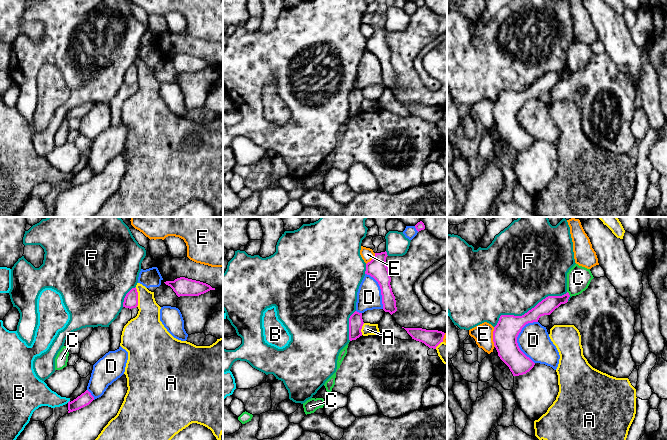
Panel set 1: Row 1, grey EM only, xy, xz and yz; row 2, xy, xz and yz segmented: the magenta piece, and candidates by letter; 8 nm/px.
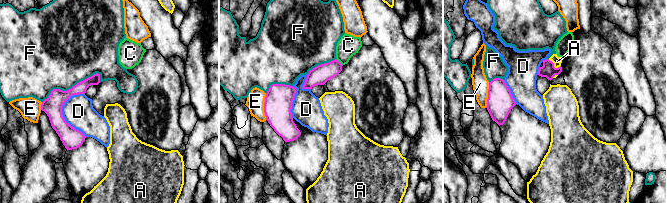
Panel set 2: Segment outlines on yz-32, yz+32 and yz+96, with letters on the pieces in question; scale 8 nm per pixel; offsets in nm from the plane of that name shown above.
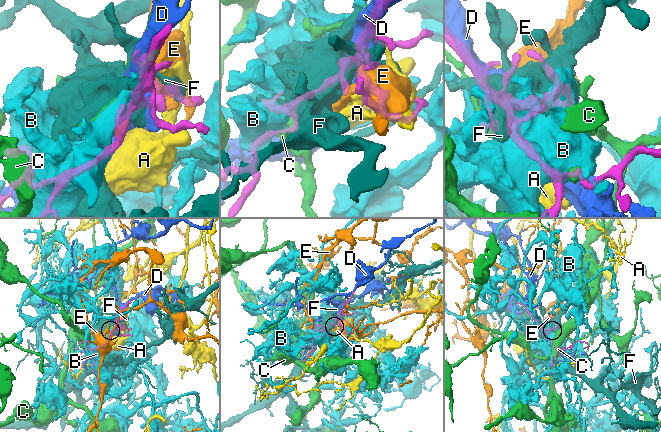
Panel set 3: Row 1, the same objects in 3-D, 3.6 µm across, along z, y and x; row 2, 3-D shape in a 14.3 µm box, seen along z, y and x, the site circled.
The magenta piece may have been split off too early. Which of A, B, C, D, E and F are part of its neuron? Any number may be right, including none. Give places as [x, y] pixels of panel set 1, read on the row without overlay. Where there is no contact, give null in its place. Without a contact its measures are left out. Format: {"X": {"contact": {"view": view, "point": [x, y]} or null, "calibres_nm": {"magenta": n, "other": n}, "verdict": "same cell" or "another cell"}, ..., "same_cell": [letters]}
{"A": {"contact": {"view": "xy", "point": [137, 73]}, "calibres_nm": {"magenta": 110, "other": 240}, "verdict": "another cell"}, "B": {"contact": null, "verdict": "another cell"}, "C": {"contact": {"view": "yz", "point": [568, 69]}, "calibres_nm": {"magenta": 120, "other": 190}, "verdict": "another cell"}, "D": {"contact": {"view": "yz", "point": [516, 114]}, "calibres_nm": {"magenta": 200, "other": 260}, "verdict": "another cell"}, "E": {"contact": {"view": "yz", "point": [493, 113]}, "calibres_nm": {"magenta": 200, "other": 160}, "verdict": "another cell"}, "F": {"contact": {"view": "yz", "point": [529, 86]}, "calibres_nm": {"magenta": 200, "other": 500}, "verdict": "another cell"}, "same_cell": []}

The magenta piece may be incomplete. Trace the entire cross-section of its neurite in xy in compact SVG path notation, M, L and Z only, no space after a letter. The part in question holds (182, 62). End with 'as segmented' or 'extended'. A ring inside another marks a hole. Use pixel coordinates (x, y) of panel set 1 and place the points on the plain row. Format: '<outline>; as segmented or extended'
M180 53L175 55L174 57L166 57L164 59L170 62L178 73L199 72L210 66L215 66L215 64L212 64L206 59L188 55L185 53Z; as segmented

